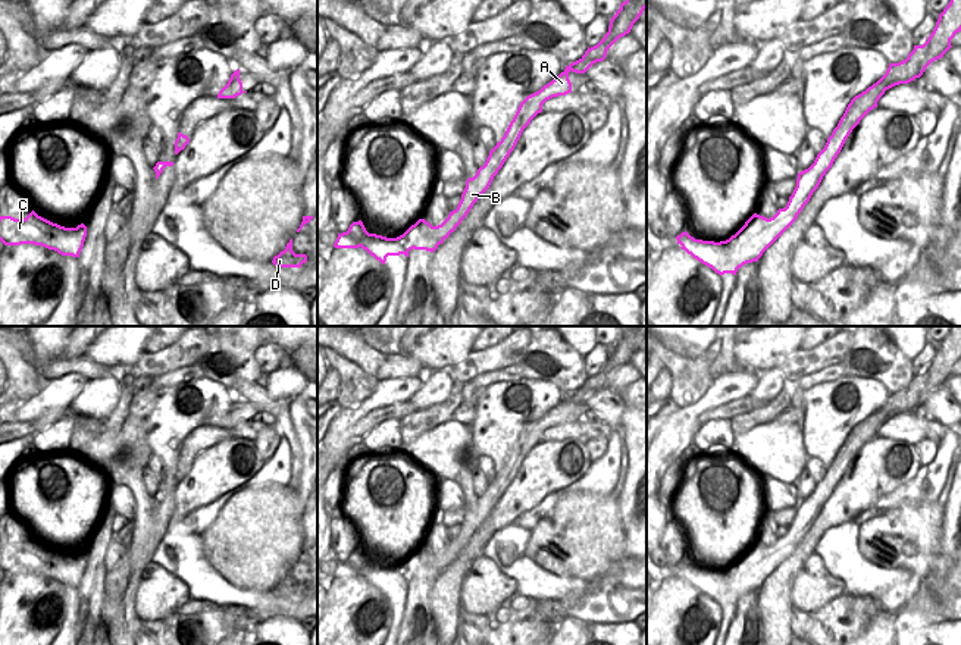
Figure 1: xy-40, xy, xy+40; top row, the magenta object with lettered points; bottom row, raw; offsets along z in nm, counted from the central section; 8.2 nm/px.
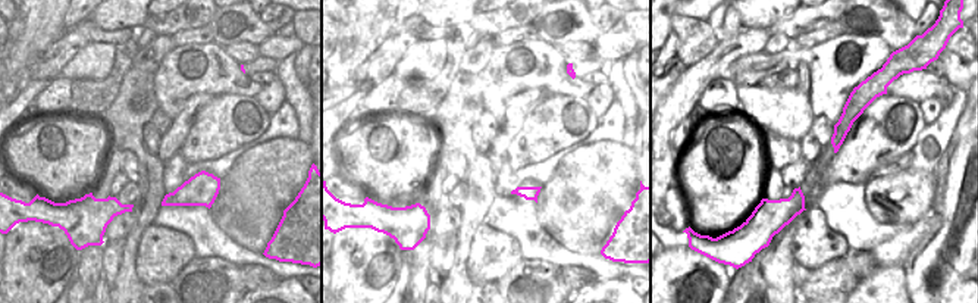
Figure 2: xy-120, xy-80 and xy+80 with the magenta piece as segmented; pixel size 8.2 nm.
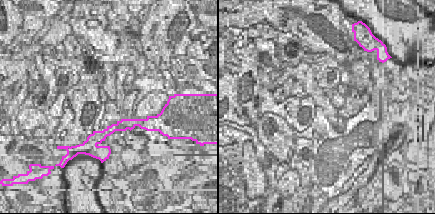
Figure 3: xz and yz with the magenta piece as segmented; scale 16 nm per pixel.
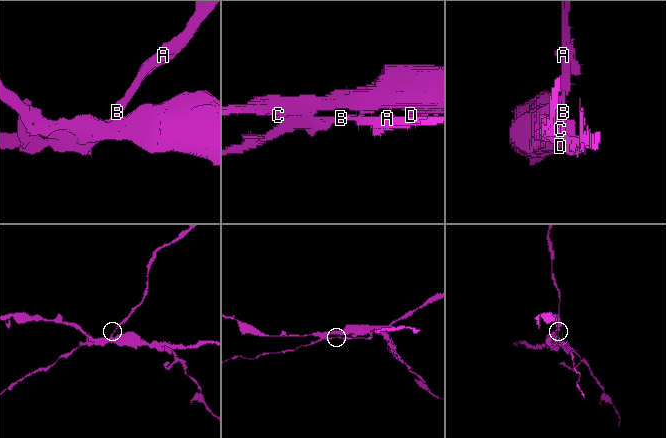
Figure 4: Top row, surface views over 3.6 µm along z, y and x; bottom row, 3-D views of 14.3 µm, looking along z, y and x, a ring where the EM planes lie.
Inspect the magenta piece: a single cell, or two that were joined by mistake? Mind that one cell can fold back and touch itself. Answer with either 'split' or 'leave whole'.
split

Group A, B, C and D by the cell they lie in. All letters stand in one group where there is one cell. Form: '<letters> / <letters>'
A B / C D

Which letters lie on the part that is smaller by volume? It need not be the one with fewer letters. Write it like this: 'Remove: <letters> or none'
Remove: A, B

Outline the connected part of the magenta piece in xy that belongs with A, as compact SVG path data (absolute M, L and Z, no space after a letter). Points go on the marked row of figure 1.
M626 0L610 21L608 32L594 47L588 47L585 54L566 66L566 69L539 91L528 96L519 106L513 120L510 122L504 137L489 151L483 166L480 166L473 178L466 181L466 188L456 210L450 212L448 217L438 226L432 226L425 219L419 219L403 235L398 237L404 242L407 251L426 250L433 253L445 238L461 223L478 198L489 188L494 176L503 167L504 162L514 150L523 129L530 120L542 112L542 104L558 96L572 93L569 72L585 73L594 63L602 62L607 50L626 34L630 32L633 24L639 19L647 0Z

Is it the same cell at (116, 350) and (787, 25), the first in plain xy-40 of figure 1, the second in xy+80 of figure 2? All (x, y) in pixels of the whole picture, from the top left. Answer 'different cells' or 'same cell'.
different cells

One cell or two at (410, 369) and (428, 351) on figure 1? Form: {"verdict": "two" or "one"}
{"verdict": "two"}

